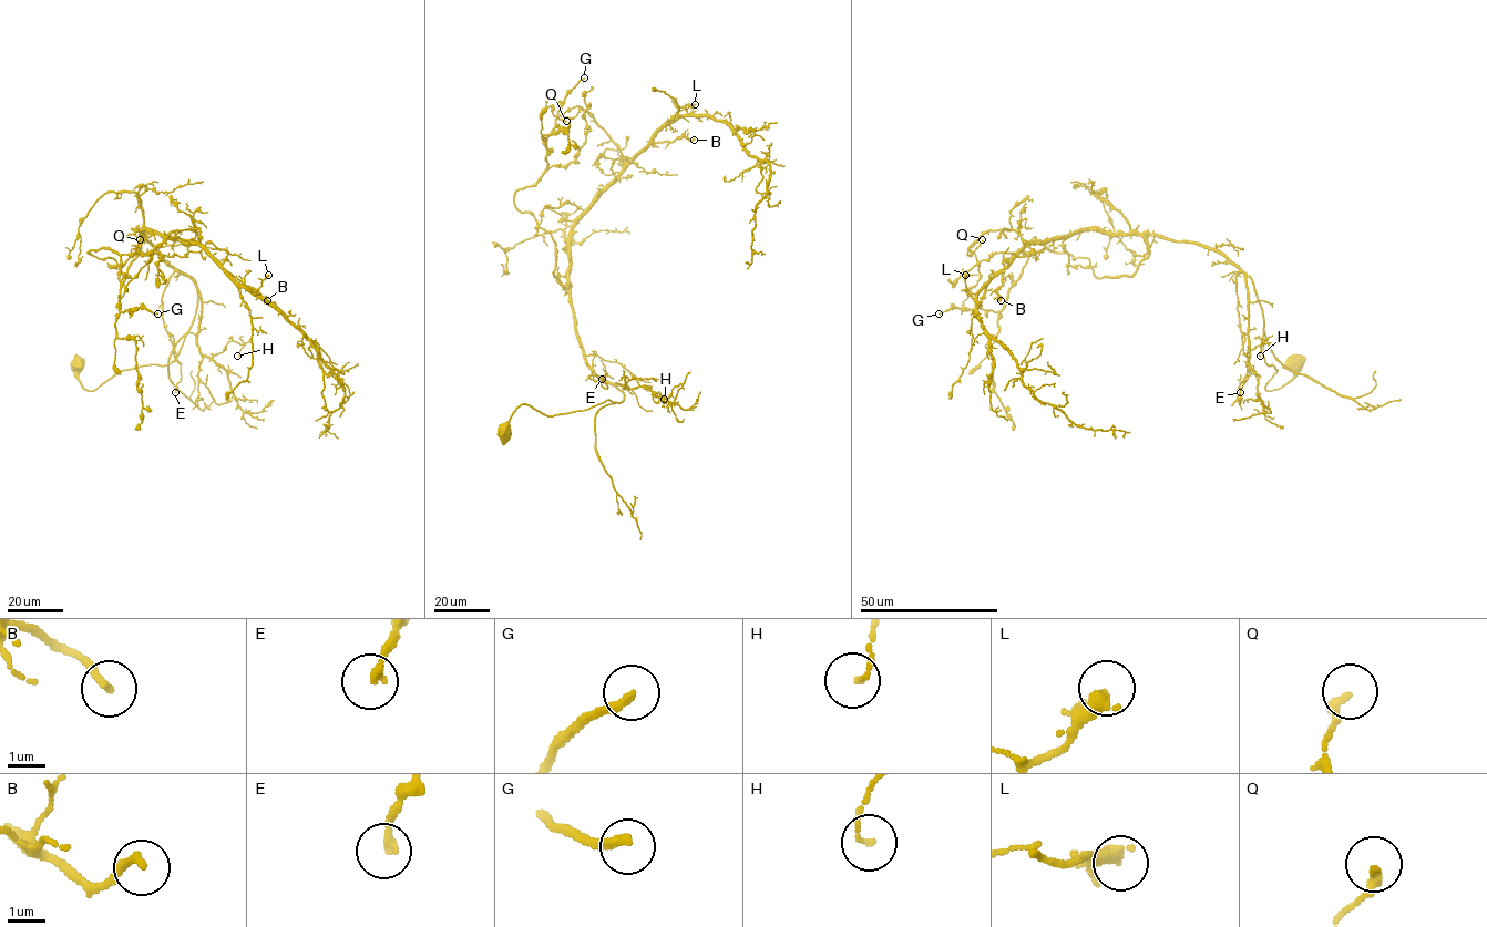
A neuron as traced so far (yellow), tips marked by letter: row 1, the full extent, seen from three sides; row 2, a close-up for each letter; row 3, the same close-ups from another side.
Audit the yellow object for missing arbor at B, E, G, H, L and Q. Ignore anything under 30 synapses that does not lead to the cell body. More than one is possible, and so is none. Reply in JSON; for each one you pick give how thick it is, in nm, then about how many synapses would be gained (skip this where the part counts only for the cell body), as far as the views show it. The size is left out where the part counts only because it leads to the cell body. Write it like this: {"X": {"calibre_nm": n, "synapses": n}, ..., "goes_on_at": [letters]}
{"goes_on_at": []}

